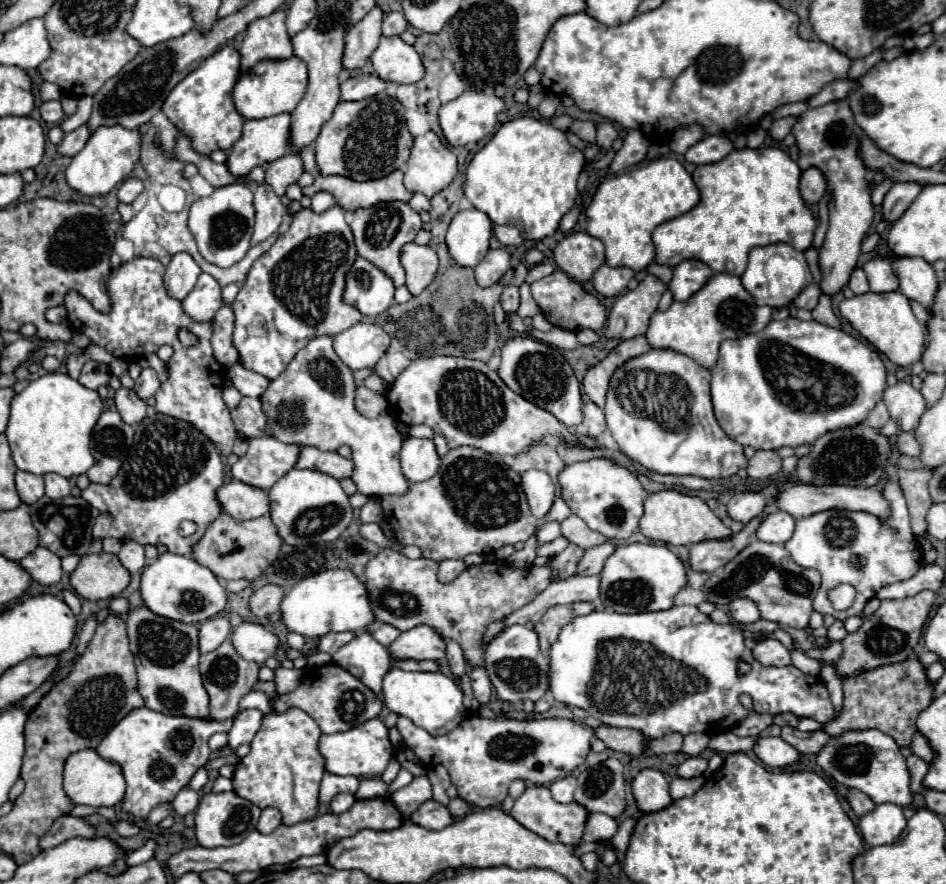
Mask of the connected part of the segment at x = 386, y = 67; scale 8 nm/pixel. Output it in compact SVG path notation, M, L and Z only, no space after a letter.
M382 37L370 61L378 77L384 81L416 83L424 77L424 65L420 55L400 37Z

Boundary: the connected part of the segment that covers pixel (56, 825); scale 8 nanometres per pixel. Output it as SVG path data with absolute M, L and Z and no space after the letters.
M62 815L52 823L50 831L40 839L40 849L56 847L56 845L60 845L72 837L90 839L92 835L94 835L94 827L88 825L84 819L78 819L72 815Z

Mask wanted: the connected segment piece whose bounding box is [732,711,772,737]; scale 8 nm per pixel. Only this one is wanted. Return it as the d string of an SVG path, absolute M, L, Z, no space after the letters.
M752 711L752 715L744 721L740 721L736 727L732 727L732 733L738 737L750 737L750 735L758 735L760 731L764 731L768 725L772 723L772 715L758 715Z

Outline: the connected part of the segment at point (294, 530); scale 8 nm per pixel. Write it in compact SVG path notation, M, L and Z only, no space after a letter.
M290 469L266 495L270 499L270 519L276 525L280 539L292 547L334 541L352 521L352 507L340 481L320 471Z

